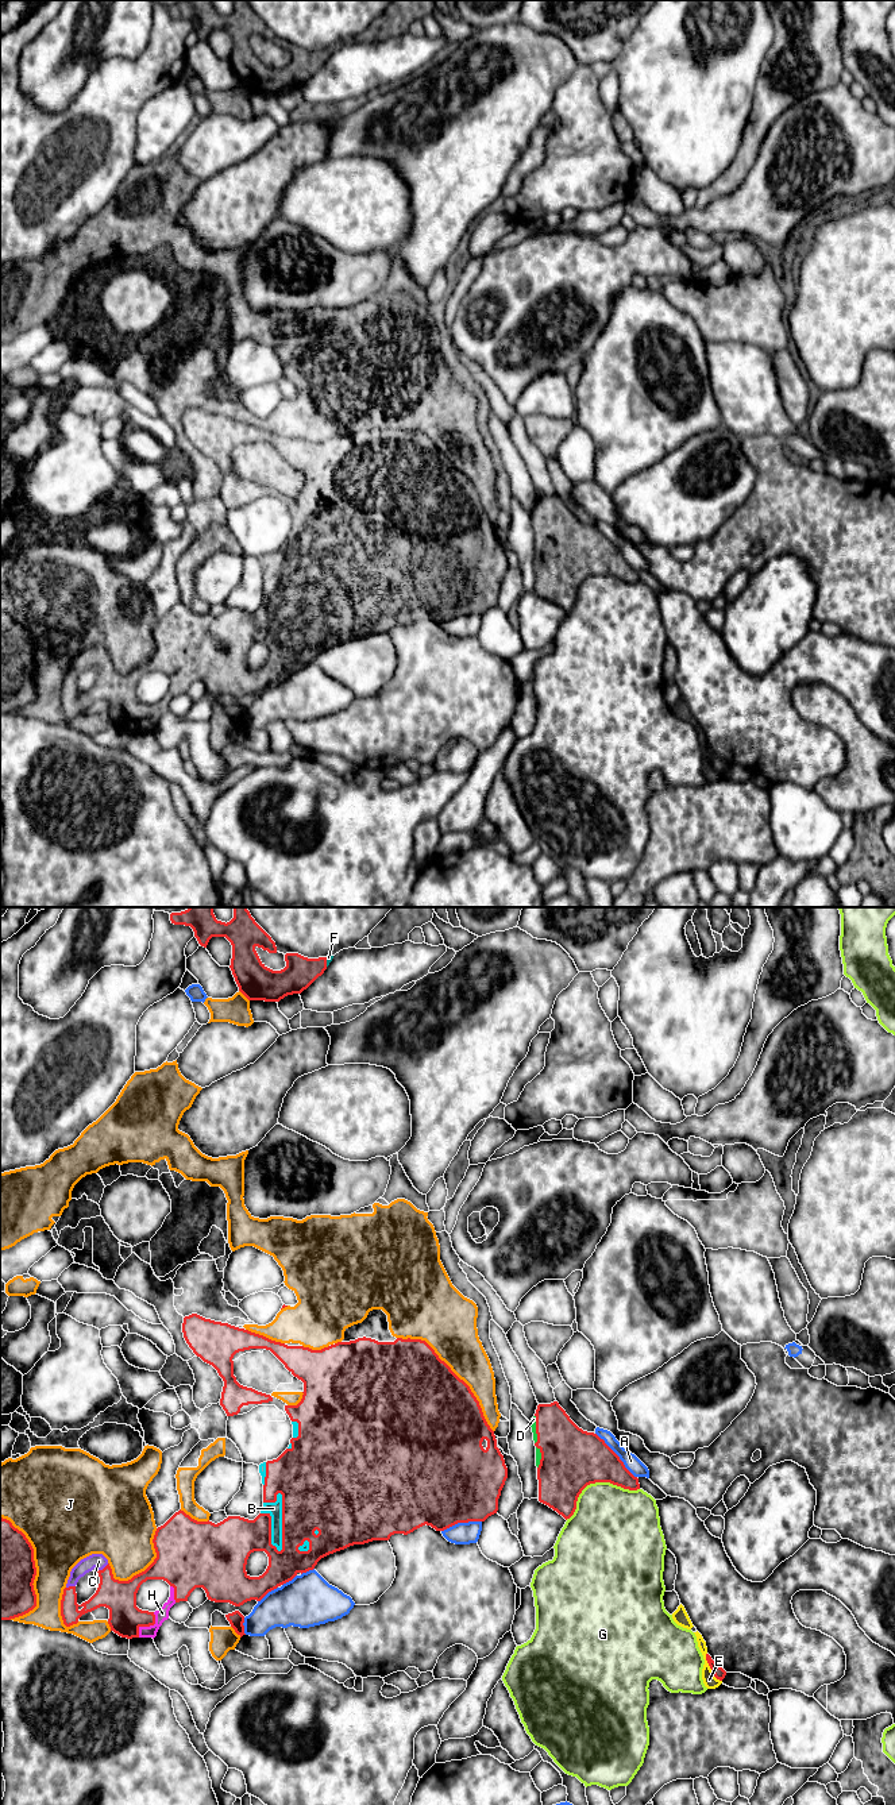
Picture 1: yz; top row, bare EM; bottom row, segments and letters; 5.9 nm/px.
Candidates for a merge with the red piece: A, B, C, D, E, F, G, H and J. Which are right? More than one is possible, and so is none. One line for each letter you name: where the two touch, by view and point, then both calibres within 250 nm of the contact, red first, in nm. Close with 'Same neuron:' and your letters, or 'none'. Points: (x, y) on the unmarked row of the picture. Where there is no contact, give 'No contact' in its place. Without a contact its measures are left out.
B: Touches red at yz (282, 614). Thickness 400 nm (red) against 80 nm
C: Touches red at yz (104, 660). Thickness 190 nm (red) against 90 nm
D: Touches red at yz (536, 523). Thickness 340 nm (red) against 30 nm
F: Touches red at yz (326, 54). Thickness 190 nm (red) against 30 nm
H: Touches red at yz (147, 718). Thickness 190 nm (red) against 80 nm
Same neuron: B, C, D, F, H

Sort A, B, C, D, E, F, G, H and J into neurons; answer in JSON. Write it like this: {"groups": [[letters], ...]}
{"groups": [["A"], ["B", "C", "D", "F", "H"], ["E"], ["G"], ["J"]]}

